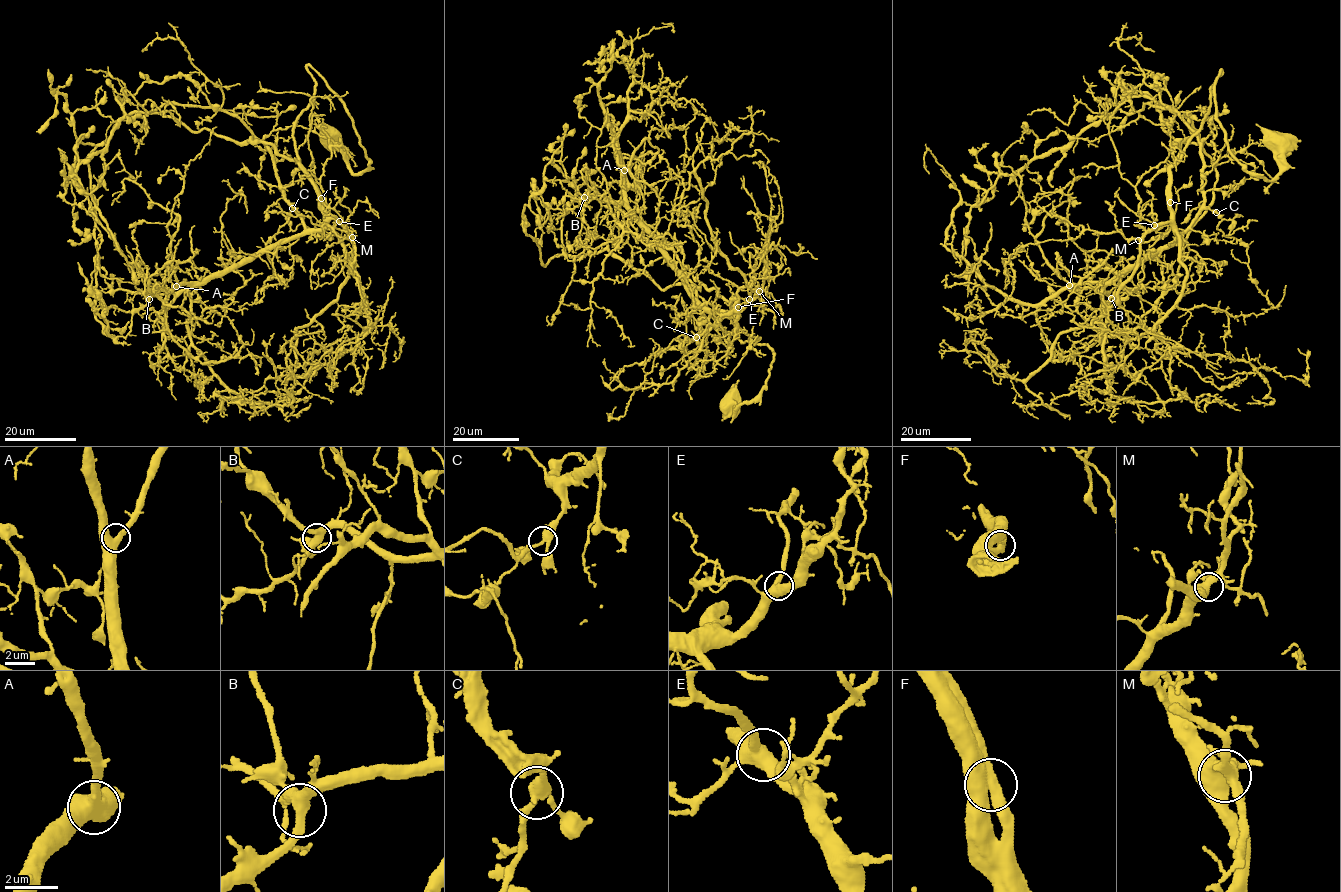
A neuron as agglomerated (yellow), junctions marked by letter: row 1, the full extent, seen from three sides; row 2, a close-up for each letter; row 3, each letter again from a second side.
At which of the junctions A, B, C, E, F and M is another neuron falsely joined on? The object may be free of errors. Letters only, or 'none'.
none

